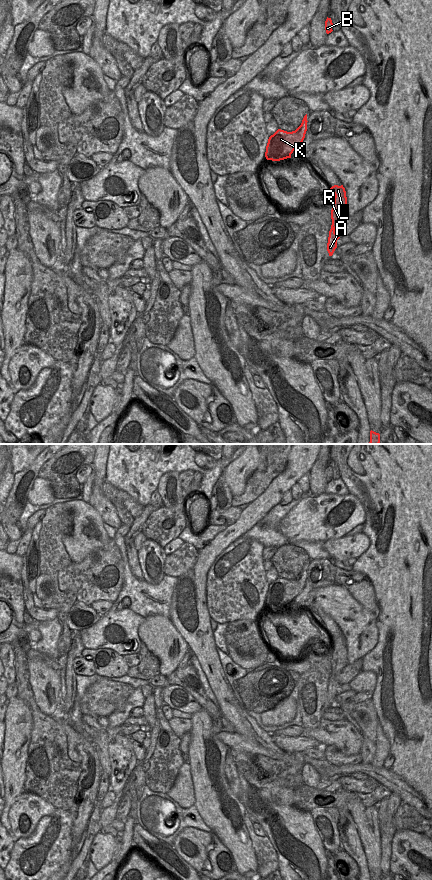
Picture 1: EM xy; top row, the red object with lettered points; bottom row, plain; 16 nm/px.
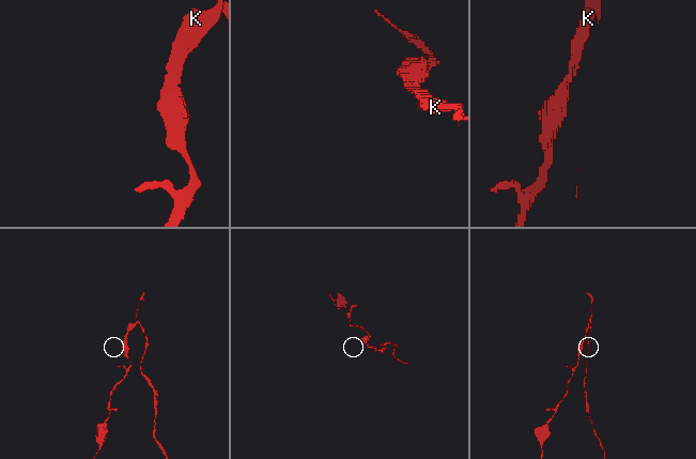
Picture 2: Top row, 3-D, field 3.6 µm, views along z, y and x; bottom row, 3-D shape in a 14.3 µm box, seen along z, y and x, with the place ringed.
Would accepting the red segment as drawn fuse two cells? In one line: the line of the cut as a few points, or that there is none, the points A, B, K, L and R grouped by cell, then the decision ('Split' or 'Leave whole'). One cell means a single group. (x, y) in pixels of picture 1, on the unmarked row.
Split along xy (304, 564), (306, 574). Groups: A B L R / K. Split

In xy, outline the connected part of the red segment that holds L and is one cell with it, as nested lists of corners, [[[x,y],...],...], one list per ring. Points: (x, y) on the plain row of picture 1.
[[[334,633],[330,636],[330,638],[332,639],[331,641],[335,643],[331,658],[332,673],[329,679],[327,691],[327,699],[329,701],[329,704],[332,704],[335,697],[337,696],[337,688],[340,686],[335,681],[335,676],[348,665],[348,662],[346,639],[343,633]]]

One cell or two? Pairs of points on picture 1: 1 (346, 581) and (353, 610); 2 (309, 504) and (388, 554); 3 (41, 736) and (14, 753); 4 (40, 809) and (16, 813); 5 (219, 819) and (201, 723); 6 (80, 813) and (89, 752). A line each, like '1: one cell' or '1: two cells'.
1: two cells
2: two cells
3: two cells
4: one cell
5: one cell
6: one cell

